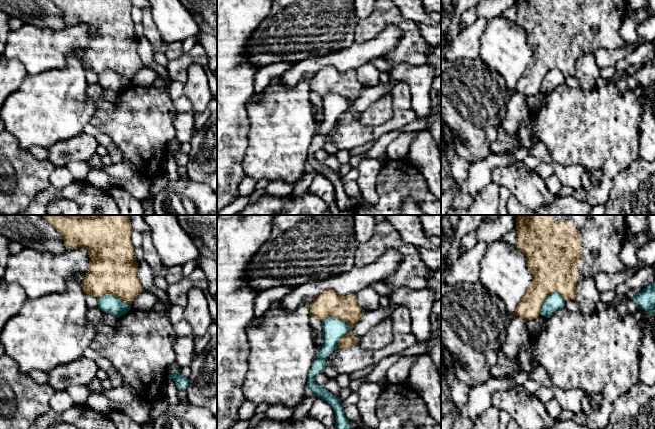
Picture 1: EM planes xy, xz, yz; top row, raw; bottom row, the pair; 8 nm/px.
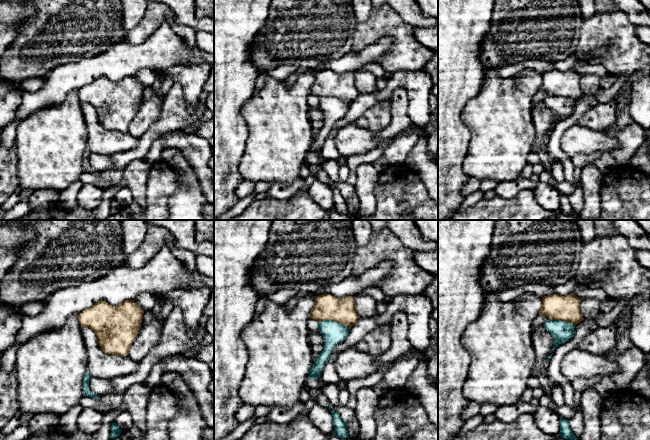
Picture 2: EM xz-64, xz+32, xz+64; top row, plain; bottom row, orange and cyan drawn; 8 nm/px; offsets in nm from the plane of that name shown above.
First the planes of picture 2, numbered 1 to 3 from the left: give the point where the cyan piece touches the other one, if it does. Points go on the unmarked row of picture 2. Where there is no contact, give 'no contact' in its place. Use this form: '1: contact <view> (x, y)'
1: no contact
2: contact xz+32 (334, 96)
3: contact xz+64 (563, 96)

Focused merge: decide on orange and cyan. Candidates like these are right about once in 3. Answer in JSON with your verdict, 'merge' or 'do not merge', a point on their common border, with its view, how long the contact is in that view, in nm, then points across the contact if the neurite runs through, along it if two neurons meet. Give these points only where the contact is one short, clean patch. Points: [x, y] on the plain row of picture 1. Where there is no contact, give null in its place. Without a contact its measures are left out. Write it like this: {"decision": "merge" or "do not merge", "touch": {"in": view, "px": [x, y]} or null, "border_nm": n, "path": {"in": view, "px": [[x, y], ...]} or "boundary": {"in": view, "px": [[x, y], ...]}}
{"decision": "do not merge", "touch": {"in": "xz", "px": [349, 102]}, "border_nm": 280, "boundary": {"in": "xz", "px": [[326, 93], [338, 93], [349, 103], [336, 124]]}}

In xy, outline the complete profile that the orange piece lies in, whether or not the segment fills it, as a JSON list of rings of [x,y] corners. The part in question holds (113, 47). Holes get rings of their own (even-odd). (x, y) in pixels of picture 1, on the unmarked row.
[[[50,0],[62,12],[66,25],[86,24],[91,34],[85,56],[80,59],[85,70],[97,75],[113,71],[124,79],[132,81],[134,75],[144,67],[137,52],[139,39],[134,32],[135,23],[131,17],[131,0]]]

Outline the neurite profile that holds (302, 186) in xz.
[[[304,174],[301,180],[295,185],[291,196],[300,196],[308,191],[314,177],[314,174]]]

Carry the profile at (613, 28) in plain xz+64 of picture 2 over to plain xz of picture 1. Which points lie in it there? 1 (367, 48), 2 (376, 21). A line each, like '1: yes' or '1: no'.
1: no
2: yes

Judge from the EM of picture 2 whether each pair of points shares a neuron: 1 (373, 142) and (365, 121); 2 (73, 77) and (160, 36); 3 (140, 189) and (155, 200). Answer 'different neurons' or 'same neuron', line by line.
1: different neurons
2: same neuron
3: different neurons

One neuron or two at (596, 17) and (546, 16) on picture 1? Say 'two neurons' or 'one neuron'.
one neuron

